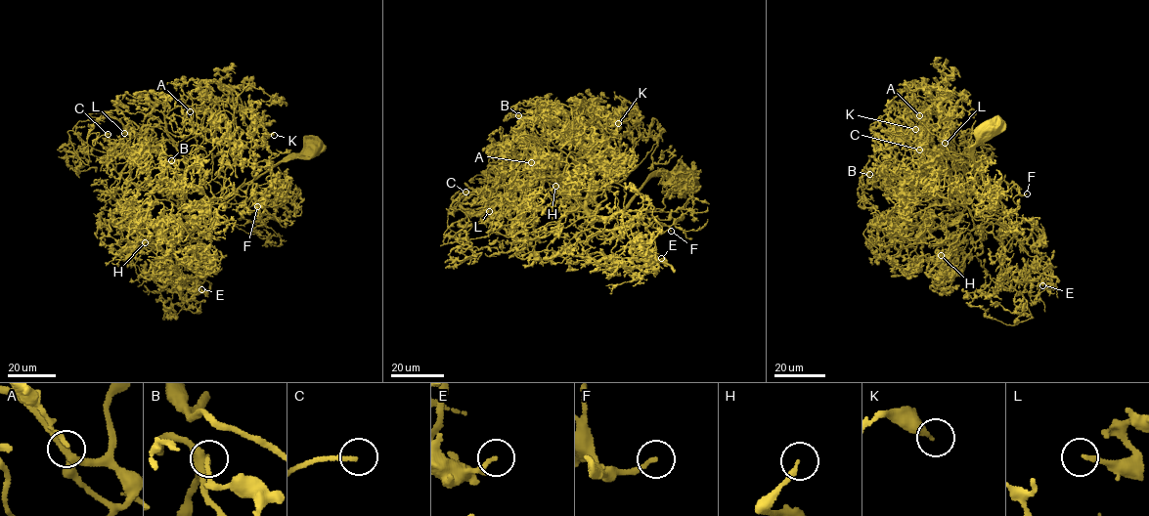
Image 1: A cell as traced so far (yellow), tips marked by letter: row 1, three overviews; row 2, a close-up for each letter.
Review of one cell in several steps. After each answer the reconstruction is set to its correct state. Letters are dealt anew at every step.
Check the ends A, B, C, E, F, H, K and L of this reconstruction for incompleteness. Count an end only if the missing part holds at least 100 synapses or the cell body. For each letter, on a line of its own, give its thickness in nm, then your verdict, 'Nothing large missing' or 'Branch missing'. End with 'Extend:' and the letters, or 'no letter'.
A: Thickness 160 nm. Nothing large missing
B: Thickness 160 nm. Nothing large missing
C: Thickness 180 nm. Branch missing
E: Thickness 160 nm. Nothing large missing
F: Thickness 160 nm. Branch missing
H: Thickness 170 nm. Branch missing
K: Thickness 300 nm. Nothing large missing
L: Thickness 190 nm. Branch missing
Extend: C, F, H, L

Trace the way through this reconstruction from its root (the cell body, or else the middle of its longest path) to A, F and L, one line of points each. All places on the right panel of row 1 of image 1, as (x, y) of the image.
A: (988, 126), (972, 151), (991, 203), (971, 210), (937, 191), (937, 162), (918, 126), (908, 121), (919, 115)
F: (988, 126), (972, 151), (991, 203), (962, 205), (1010, 195), (1015, 184), (1027, 193)
L: (988, 126), (972, 151), (991, 199), (982, 209), (972, 206), (985, 190), (953, 158), (947, 126), (945, 143)

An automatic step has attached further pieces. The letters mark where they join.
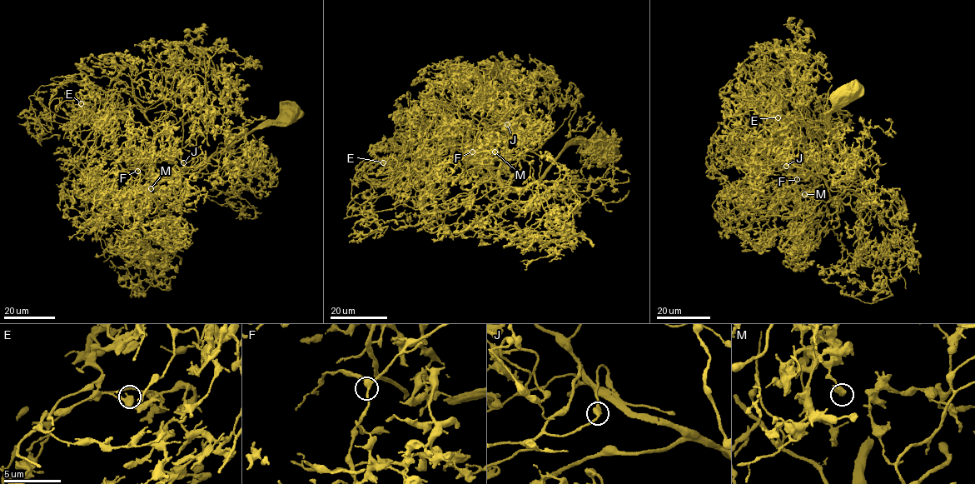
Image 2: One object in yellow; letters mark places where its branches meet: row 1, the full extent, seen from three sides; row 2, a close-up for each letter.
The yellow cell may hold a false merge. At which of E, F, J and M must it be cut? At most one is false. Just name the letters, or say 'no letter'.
no letter

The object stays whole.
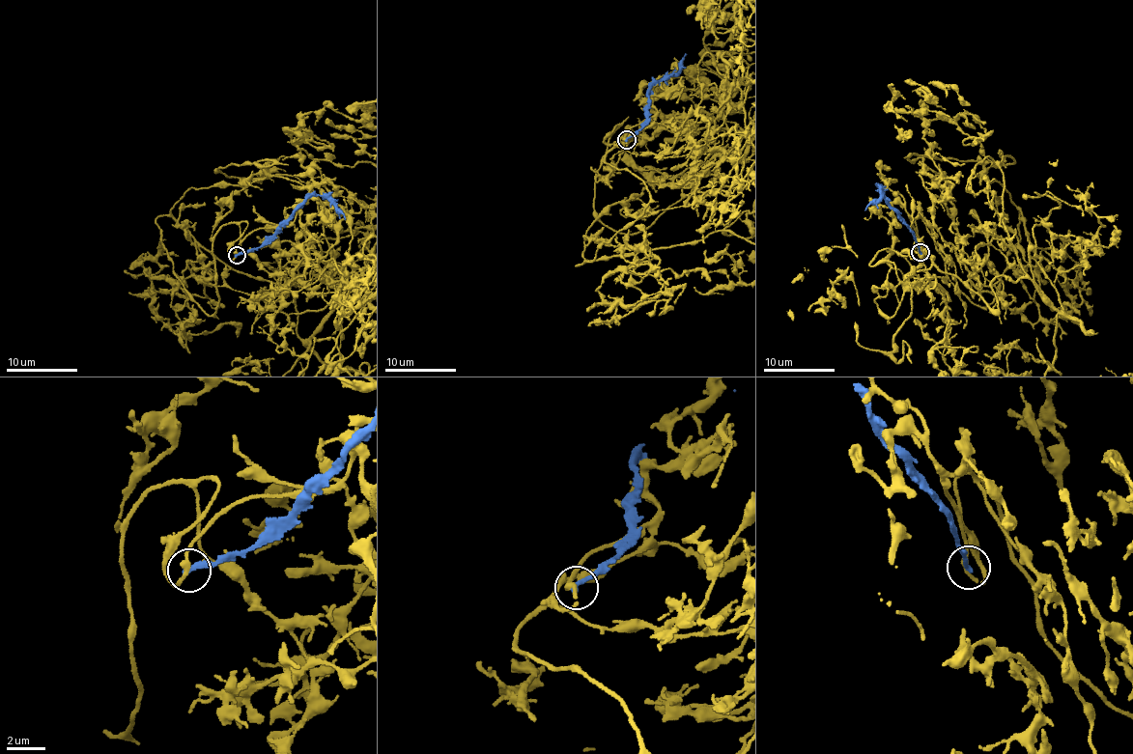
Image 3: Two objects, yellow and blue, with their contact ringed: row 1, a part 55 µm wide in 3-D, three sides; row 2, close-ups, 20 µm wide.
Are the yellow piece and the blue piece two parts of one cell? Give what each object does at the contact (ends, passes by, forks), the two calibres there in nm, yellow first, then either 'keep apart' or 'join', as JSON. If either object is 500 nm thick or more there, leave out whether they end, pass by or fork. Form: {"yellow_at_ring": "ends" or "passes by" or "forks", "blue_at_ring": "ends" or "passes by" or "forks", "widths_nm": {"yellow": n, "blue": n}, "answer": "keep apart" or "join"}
{"yellow_at_ring": "passes by", "blue_at_ring": "ends", "widths_nm": {"yellow": 220, "blue": 280}, "answer": "keep apart"}

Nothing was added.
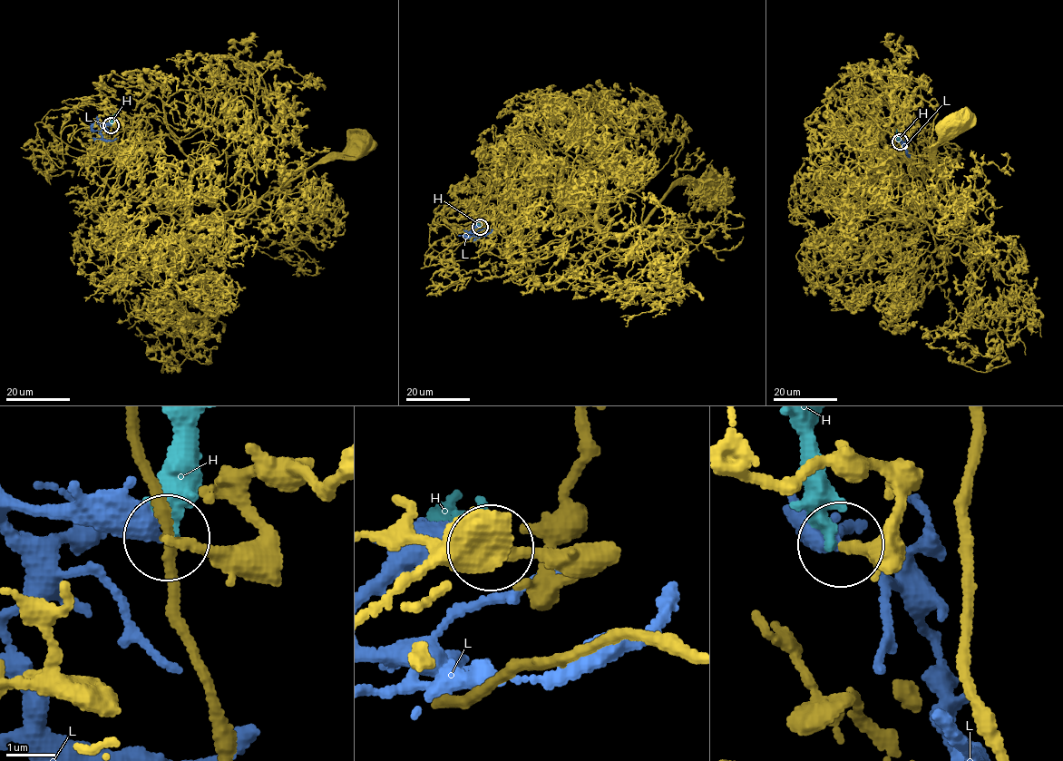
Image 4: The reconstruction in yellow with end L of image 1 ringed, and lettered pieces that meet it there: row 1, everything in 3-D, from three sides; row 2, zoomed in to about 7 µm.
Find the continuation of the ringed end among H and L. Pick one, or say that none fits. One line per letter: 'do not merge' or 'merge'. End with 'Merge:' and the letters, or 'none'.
H: do not merge
L: merge
Merge: L

